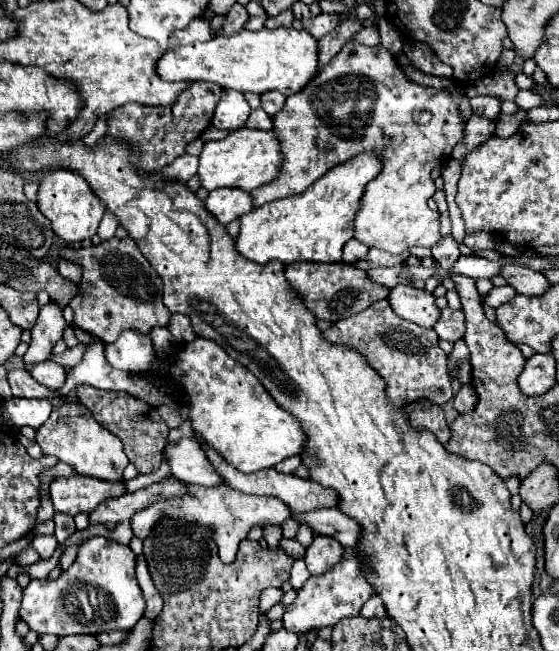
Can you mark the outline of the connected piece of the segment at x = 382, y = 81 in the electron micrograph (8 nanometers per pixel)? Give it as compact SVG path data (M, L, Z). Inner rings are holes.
M352 40L344 44L344 48L318 72L314 80L306 84L304 90L288 96L284 108L272 120L284 152L282 174L280 180L252 190L254 206L298 194L336 164L342 164L364 150L378 150L384 156L384 170L366 186L362 208L354 222L354 238L370 248L380 248L390 254L402 254L416 246L432 248L442 238L440 212L434 212L428 206L428 198L436 192L430 172L438 164L450 160L454 146L464 140L466 128L458 104L448 90L416 84L406 76L404 68L398 66L390 50L382 46L364 46Z

